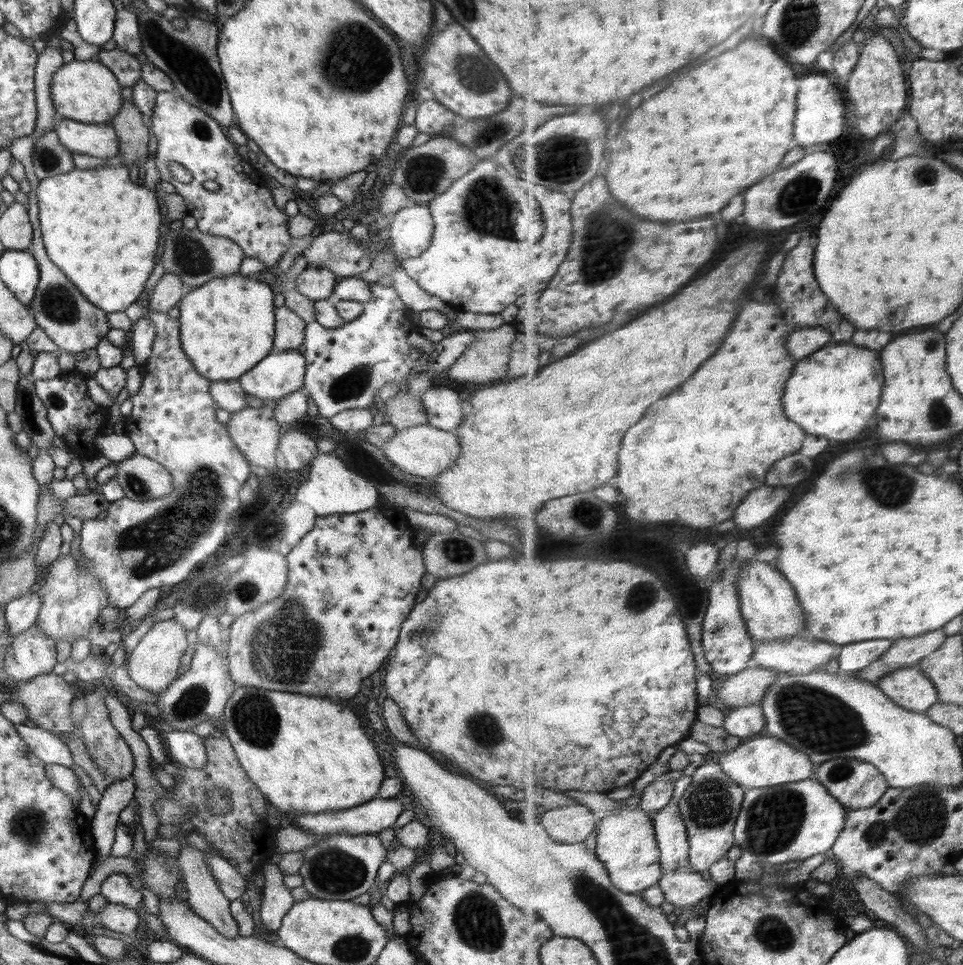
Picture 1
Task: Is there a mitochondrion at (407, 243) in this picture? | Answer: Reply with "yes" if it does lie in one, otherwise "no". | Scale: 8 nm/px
no

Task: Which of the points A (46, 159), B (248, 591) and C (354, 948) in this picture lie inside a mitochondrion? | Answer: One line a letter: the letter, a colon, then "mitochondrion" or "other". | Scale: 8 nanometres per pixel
A: mitochondrion
B: mitochondrion
C: mitochondrion

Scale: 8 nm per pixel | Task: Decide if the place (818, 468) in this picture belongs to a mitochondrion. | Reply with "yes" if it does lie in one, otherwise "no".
no

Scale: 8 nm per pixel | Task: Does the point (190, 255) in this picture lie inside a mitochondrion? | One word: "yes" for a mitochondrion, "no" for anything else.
yes

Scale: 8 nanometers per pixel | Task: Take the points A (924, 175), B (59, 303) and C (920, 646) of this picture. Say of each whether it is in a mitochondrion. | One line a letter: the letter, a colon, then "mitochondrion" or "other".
A: mitochondrion
B: mitochondrion
C: other

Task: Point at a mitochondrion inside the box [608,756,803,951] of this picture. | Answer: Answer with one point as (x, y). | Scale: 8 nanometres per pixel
(710, 804)

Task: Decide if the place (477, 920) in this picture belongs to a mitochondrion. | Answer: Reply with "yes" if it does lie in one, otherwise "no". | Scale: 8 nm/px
yes

